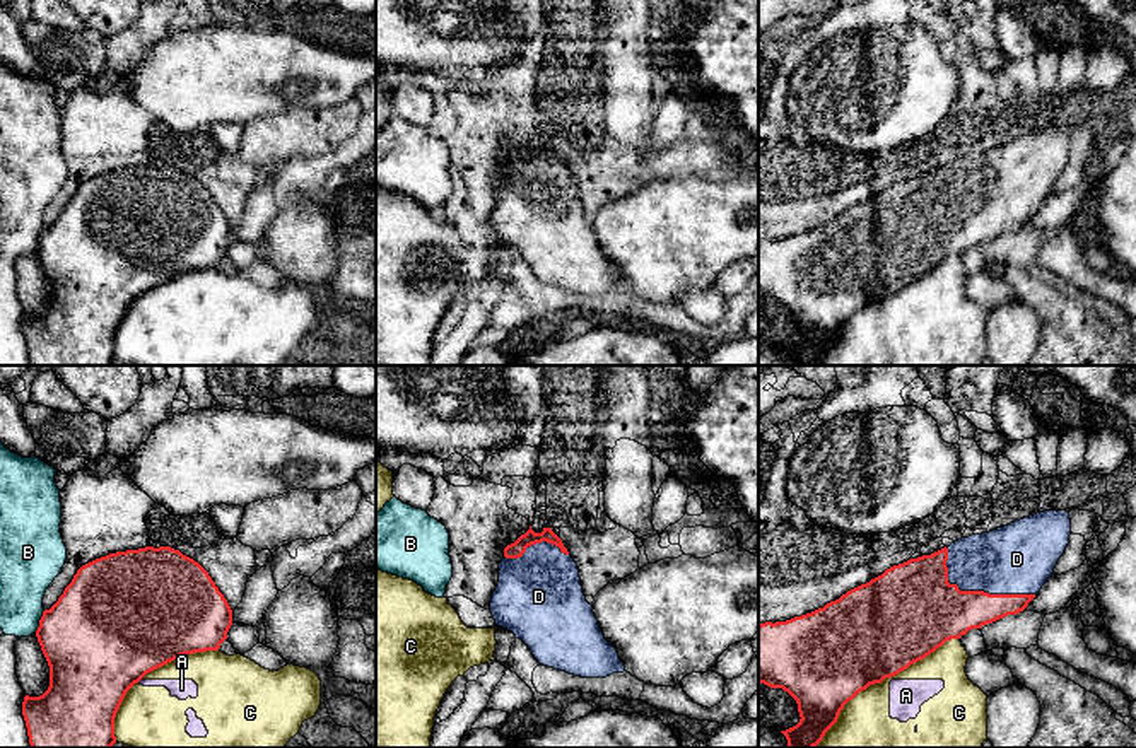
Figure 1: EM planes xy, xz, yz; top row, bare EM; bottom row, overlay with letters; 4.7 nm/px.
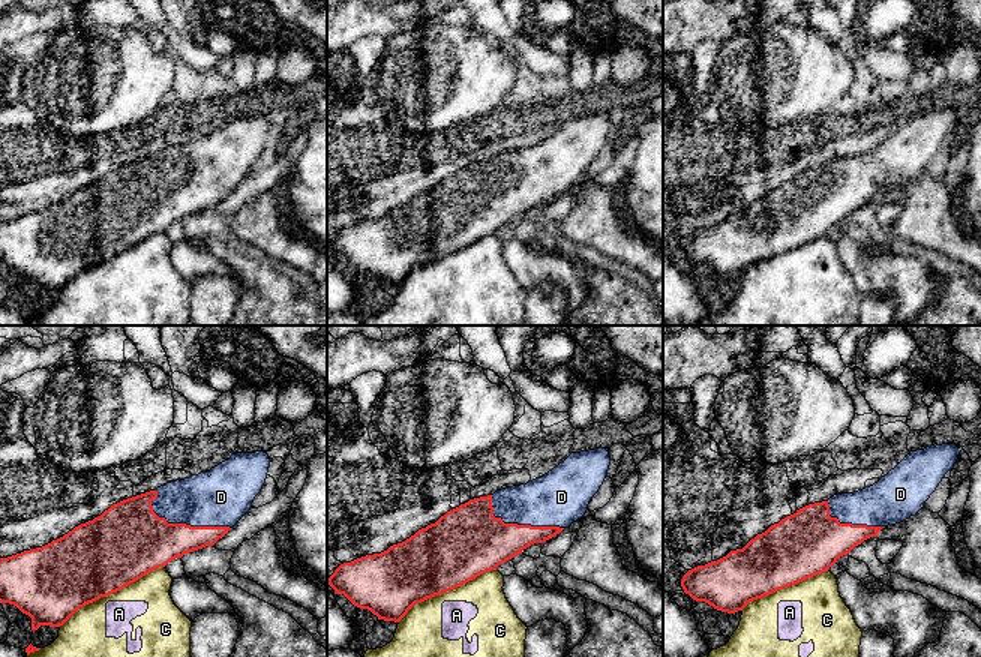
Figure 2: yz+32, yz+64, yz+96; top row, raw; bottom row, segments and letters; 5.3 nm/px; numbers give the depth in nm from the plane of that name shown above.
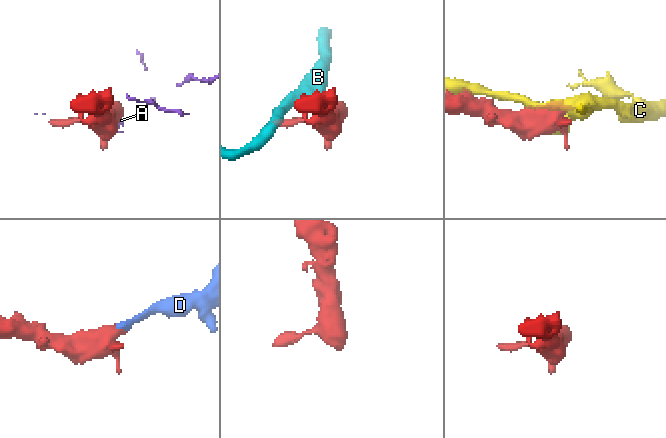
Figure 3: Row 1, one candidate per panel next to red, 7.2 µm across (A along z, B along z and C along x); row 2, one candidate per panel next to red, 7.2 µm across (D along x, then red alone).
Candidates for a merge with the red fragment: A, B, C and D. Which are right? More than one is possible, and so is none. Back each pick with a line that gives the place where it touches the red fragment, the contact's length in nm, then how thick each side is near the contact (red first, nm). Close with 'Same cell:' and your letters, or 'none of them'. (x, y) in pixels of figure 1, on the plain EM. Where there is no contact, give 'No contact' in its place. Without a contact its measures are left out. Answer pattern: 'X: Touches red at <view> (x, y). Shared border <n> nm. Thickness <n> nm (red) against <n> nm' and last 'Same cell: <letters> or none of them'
D: Touches red at yz (974, 209). Shared border 480 nm. Thickness 360 nm (red) against 320 nm
Same cell: D

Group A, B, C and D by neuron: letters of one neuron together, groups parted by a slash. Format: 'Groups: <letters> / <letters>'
Groups: A C / B / D

